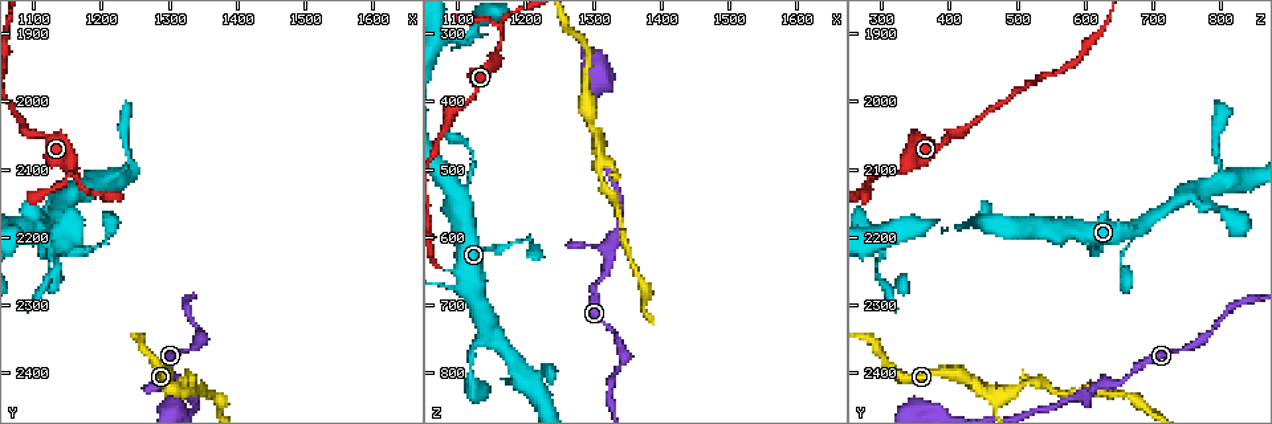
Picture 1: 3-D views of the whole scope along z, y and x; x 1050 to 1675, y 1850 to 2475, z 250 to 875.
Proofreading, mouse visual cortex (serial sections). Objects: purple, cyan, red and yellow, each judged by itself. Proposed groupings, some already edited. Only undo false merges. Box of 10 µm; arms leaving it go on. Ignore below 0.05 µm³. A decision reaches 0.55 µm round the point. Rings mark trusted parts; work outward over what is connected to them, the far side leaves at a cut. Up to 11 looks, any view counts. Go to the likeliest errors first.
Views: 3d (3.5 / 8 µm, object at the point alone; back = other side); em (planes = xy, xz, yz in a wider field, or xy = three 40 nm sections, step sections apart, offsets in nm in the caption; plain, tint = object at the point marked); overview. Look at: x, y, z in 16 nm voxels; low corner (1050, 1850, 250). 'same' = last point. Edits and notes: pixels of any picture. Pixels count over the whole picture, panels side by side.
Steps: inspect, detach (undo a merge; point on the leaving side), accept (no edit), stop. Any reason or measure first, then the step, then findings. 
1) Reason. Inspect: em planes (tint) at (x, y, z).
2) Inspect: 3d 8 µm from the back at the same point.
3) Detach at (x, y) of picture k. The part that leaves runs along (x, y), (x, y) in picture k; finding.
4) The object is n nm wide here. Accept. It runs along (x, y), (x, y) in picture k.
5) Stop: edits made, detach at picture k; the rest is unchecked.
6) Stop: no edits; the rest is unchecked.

Narrows sharply. Inspect: 3d 3.5 µm at (1305, 2435, 465).

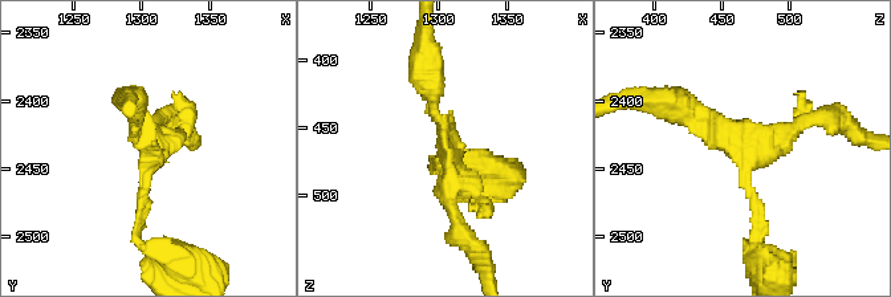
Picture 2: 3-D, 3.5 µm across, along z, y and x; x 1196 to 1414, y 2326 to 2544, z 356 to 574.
Need the tissue. Inspect: em xy step 1 (tint) at (1306, 2436, 468).

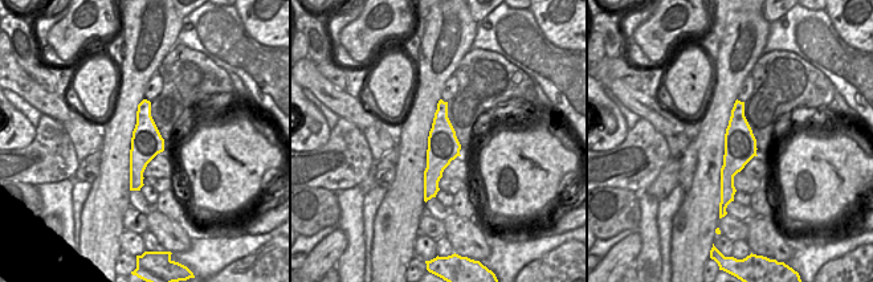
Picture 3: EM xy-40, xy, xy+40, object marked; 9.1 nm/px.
Accept. It runs along (431, 85), (455, 224) in picture 2; one cell here.

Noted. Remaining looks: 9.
Abrupt turn. Inspect: em xy step 1 (tint) at (1160, 2110, 310).

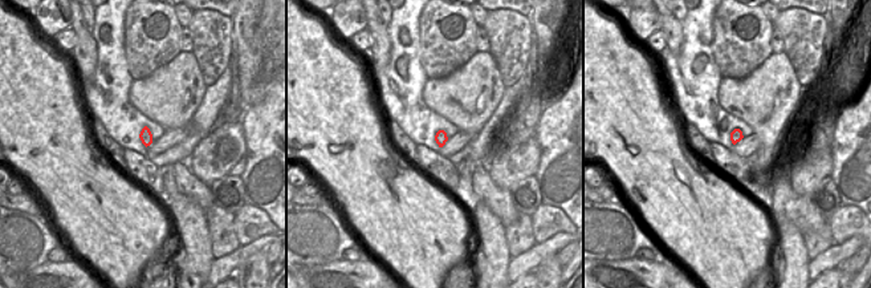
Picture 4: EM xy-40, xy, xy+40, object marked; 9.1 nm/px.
See where the arms go. Inspect: 3d 3.5 µm at the same point.

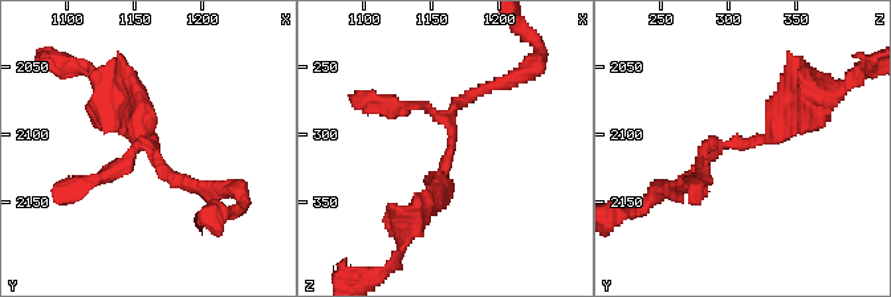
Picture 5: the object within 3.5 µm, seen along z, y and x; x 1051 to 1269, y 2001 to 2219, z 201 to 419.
Accept. It runs along (808, 106), (771, 139), (710, 143), (703, 175) in picture 5; one cell here.

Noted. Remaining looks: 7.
Inspect: 3d 3.5 µm at (1210, 2120, 805).

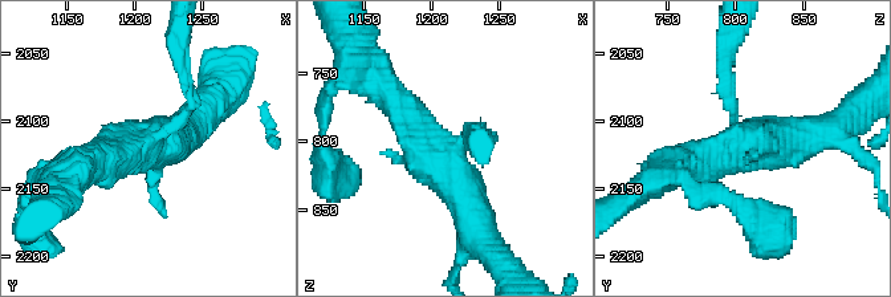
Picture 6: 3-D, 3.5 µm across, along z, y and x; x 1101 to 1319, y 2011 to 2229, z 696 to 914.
3 arms meet here; the arms are 150, 400, 450 nm wide. Inspect: em xy step 5 (tint) at (1208, 2120, 810).

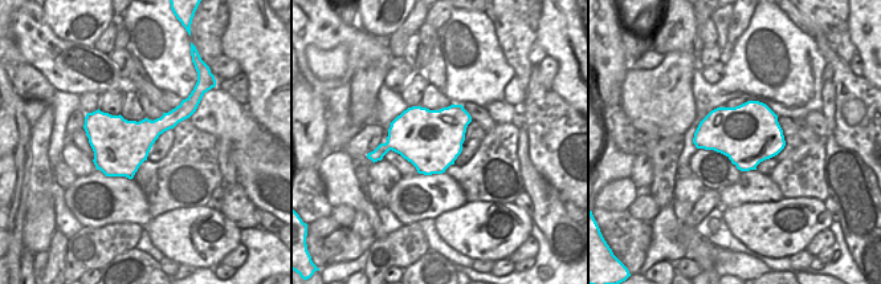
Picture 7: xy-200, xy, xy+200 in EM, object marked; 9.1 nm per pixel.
Accept. It runs along (389, 92), (442, 153), (475, 231) in picture 6; continuous, no second cell.

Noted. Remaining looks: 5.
Calibre changes. Inspect: em xy step 5 (tint) at (1325, 2415, 640).

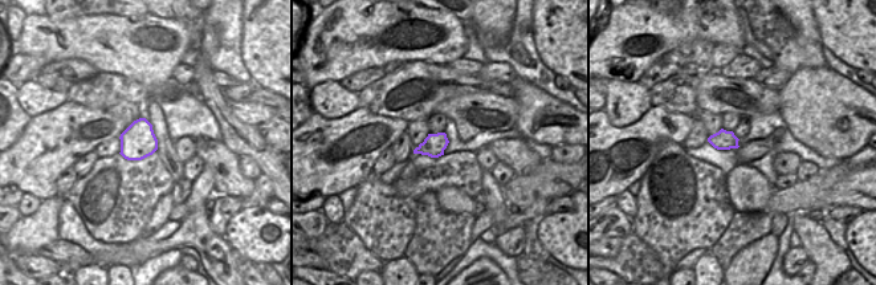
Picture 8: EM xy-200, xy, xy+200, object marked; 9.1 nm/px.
Inspect: 3d 3.5 µm at the same point.

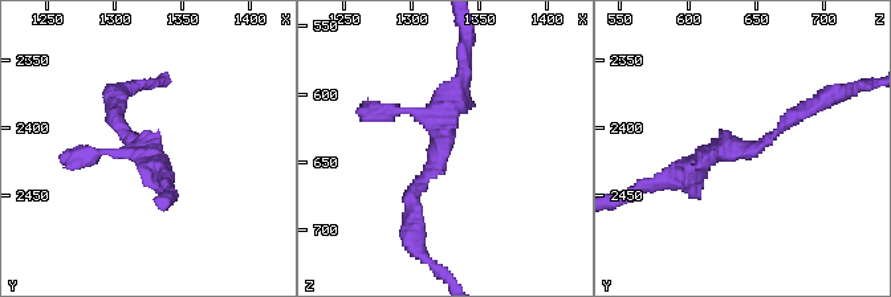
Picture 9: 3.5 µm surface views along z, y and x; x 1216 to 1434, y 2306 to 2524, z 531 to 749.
Accept. It runs along (808, 108), (757, 149), (720, 149), (668, 182) in picture 9; one cell here.

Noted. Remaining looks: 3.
Stop: no edits; the rest is unchecked.

